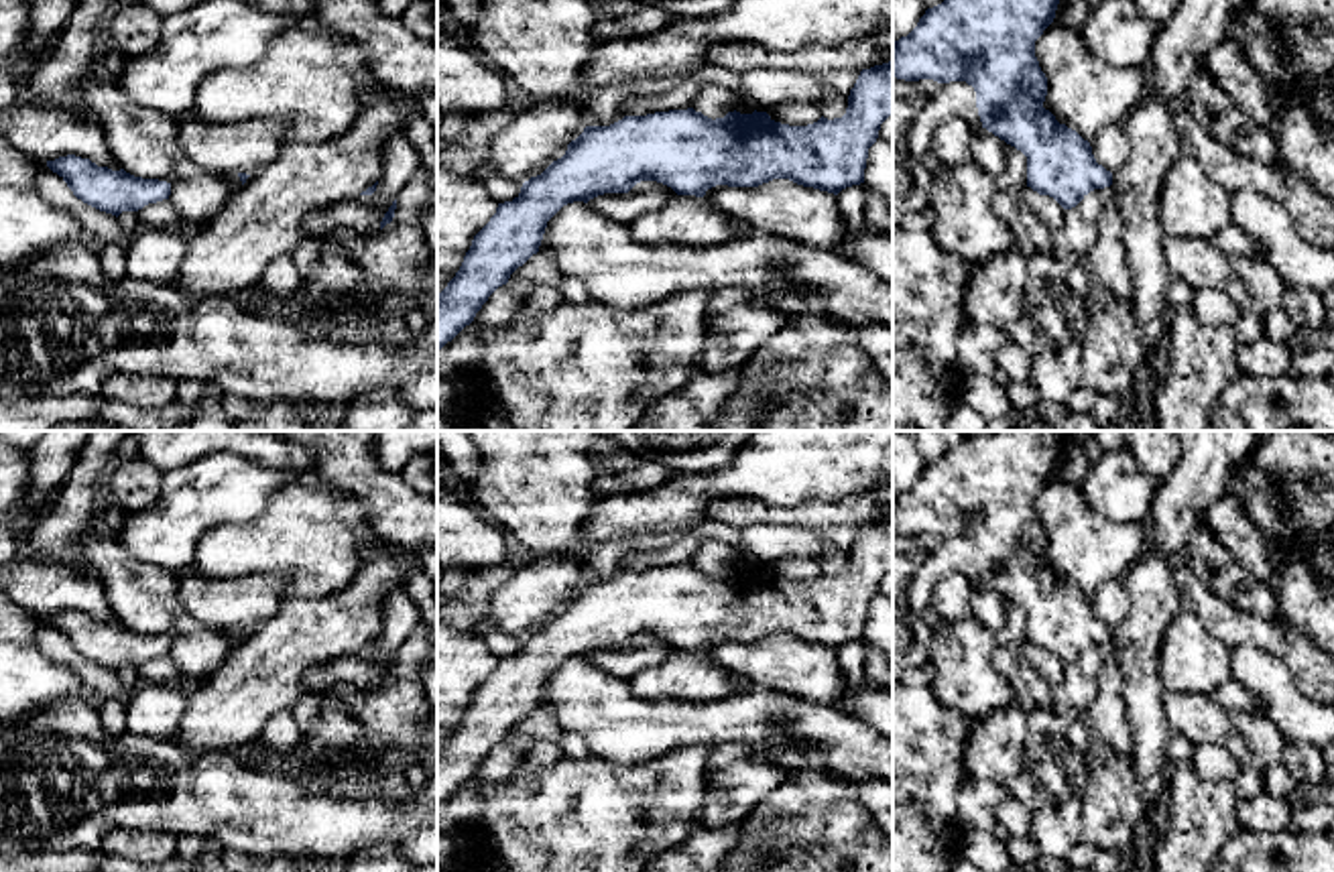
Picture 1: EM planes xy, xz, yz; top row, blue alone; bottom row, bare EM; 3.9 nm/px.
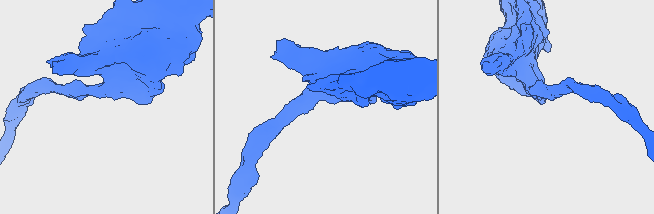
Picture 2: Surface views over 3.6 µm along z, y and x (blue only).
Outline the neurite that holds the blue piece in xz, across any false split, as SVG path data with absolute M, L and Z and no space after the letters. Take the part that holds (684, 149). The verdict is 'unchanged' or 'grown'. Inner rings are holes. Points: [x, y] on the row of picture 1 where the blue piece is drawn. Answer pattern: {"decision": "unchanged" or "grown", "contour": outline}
{"decision": "unchanged", "contour": "M893 61L860 71L842 118L822 116L807 126L781 124L756 110L752 114L734 110L712 120L693 108L624 116L610 126L586 126L561 159L525 181L512 201L498 203L496 213L474 236L460 270L437 295L437 352L474 321L488 297L506 285L519 266L539 252L547 222L563 205L588 203L604 193L628 193L641 181L663 183L677 195L704 197L716 185L759 187L773 179L789 179L838 195L864 183L868 148L889 116L893 116Z"}

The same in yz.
{"decision": "unchanged", "contour": "M944 0L893 43L893 77L972 85L982 128L1027 157L1027 187L1072 209L1090 191L1110 187L1112 173L1096 163L1088 140L1043 108L1047 77L1035 57L1035 41L1053 22L1057 4L1059 0Z"}

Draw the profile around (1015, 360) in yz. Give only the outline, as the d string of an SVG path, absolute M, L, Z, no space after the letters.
M1013 339L998 352L998 366L1009 374L1013 382L1029 382L1031 356Z

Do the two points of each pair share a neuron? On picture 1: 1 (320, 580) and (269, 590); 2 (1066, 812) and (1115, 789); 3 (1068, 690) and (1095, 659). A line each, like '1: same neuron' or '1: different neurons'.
1: different neurons
2: different neurons
3: same neuron

